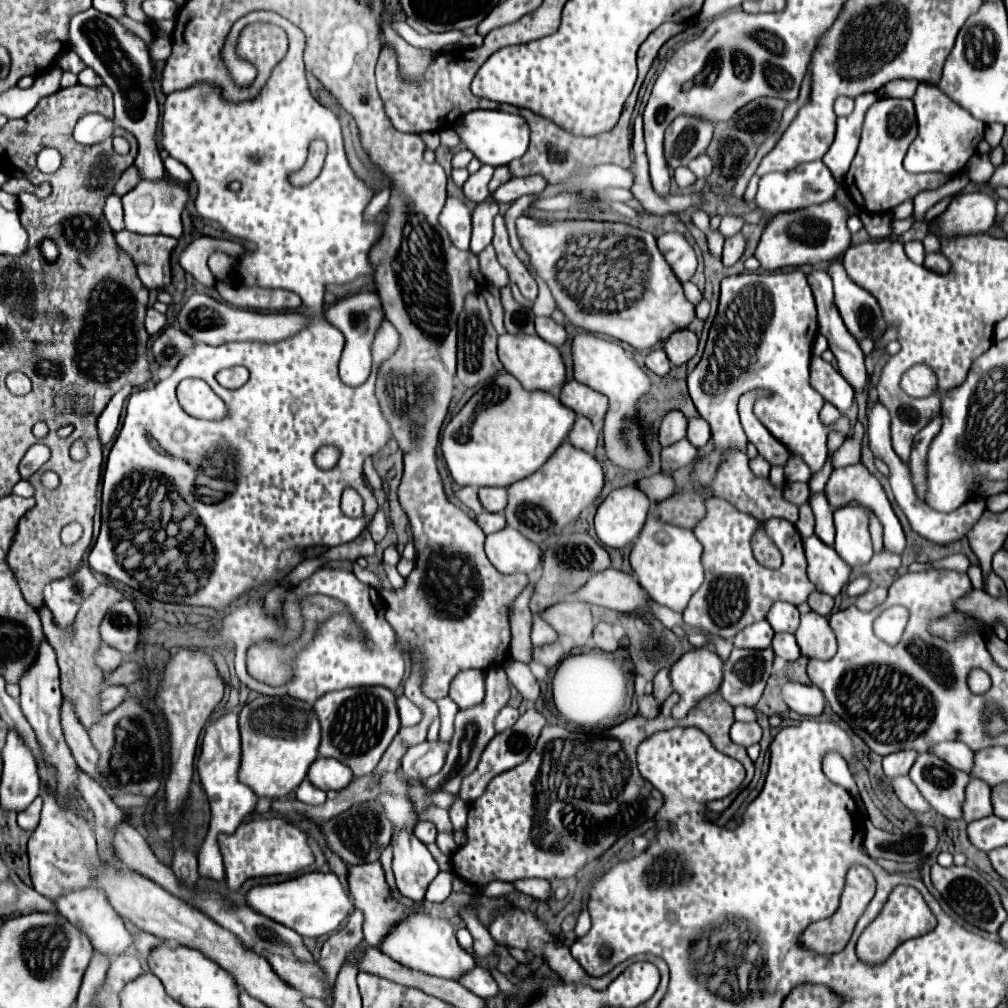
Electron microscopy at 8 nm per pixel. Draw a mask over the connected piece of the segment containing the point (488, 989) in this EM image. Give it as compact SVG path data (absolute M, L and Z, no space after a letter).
M474 966L470 972L466 972L466 976L462 976L462 980L458 980L458 984L462 984L464 988L470 988L470 992L474 992L482 998L492 998L498 994L498 984L490 976L490 972L482 966Z

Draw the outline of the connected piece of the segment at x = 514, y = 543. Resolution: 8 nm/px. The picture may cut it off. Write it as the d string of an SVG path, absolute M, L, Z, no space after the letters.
M506 526L502 532L486 536L486 556L502 574L530 574L540 564L542 552L534 542Z

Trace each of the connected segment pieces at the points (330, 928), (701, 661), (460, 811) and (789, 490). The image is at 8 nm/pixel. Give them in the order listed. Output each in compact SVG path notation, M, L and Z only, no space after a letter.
M306 872L298 878L290 878L284 882L252 886L246 894L246 902L258 914L270 916L270 920L286 924L300 936L310 938L332 934L338 924L352 912L352 900L334 872Z
M694 648L670 668L670 680L674 692L680 694L680 704L672 708L672 716L684 718L700 698L720 688L722 660L710 648Z
M454 796L452 806L448 808L450 820L454 824L454 830L464 830L466 828L466 814L468 814L468 804L460 800L460 796Z
M792 482L792 484L786 484L786 488L784 488L784 498L794 502L796 506L802 506L808 500L808 496L810 496L808 484L804 484L804 482Z

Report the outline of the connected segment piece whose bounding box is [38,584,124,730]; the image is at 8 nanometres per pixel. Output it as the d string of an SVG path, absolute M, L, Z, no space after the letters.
M98 584L98 588L90 594L88 600L82 602L82 608L76 616L76 634L74 636L66 636L64 632L60 632L54 624L52 624L52 614L46 606L42 606L40 618L42 618L42 626L44 626L44 634L50 642L50 646L56 650L58 656L58 666L60 666L60 680L62 680L62 696L66 700L70 700L74 704L74 712L78 712L78 720L82 720L82 726L86 730L90 730L102 716L102 712L98 712L98 692L102 692L102 688L106 686L106 674L98 668L96 664L96 654L98 648L102 644L100 638L100 624L102 624L102 616L106 616L106 610L112 608L114 602L120 602L124 598L124 594L120 590L116 590L114 586L108 584Z

